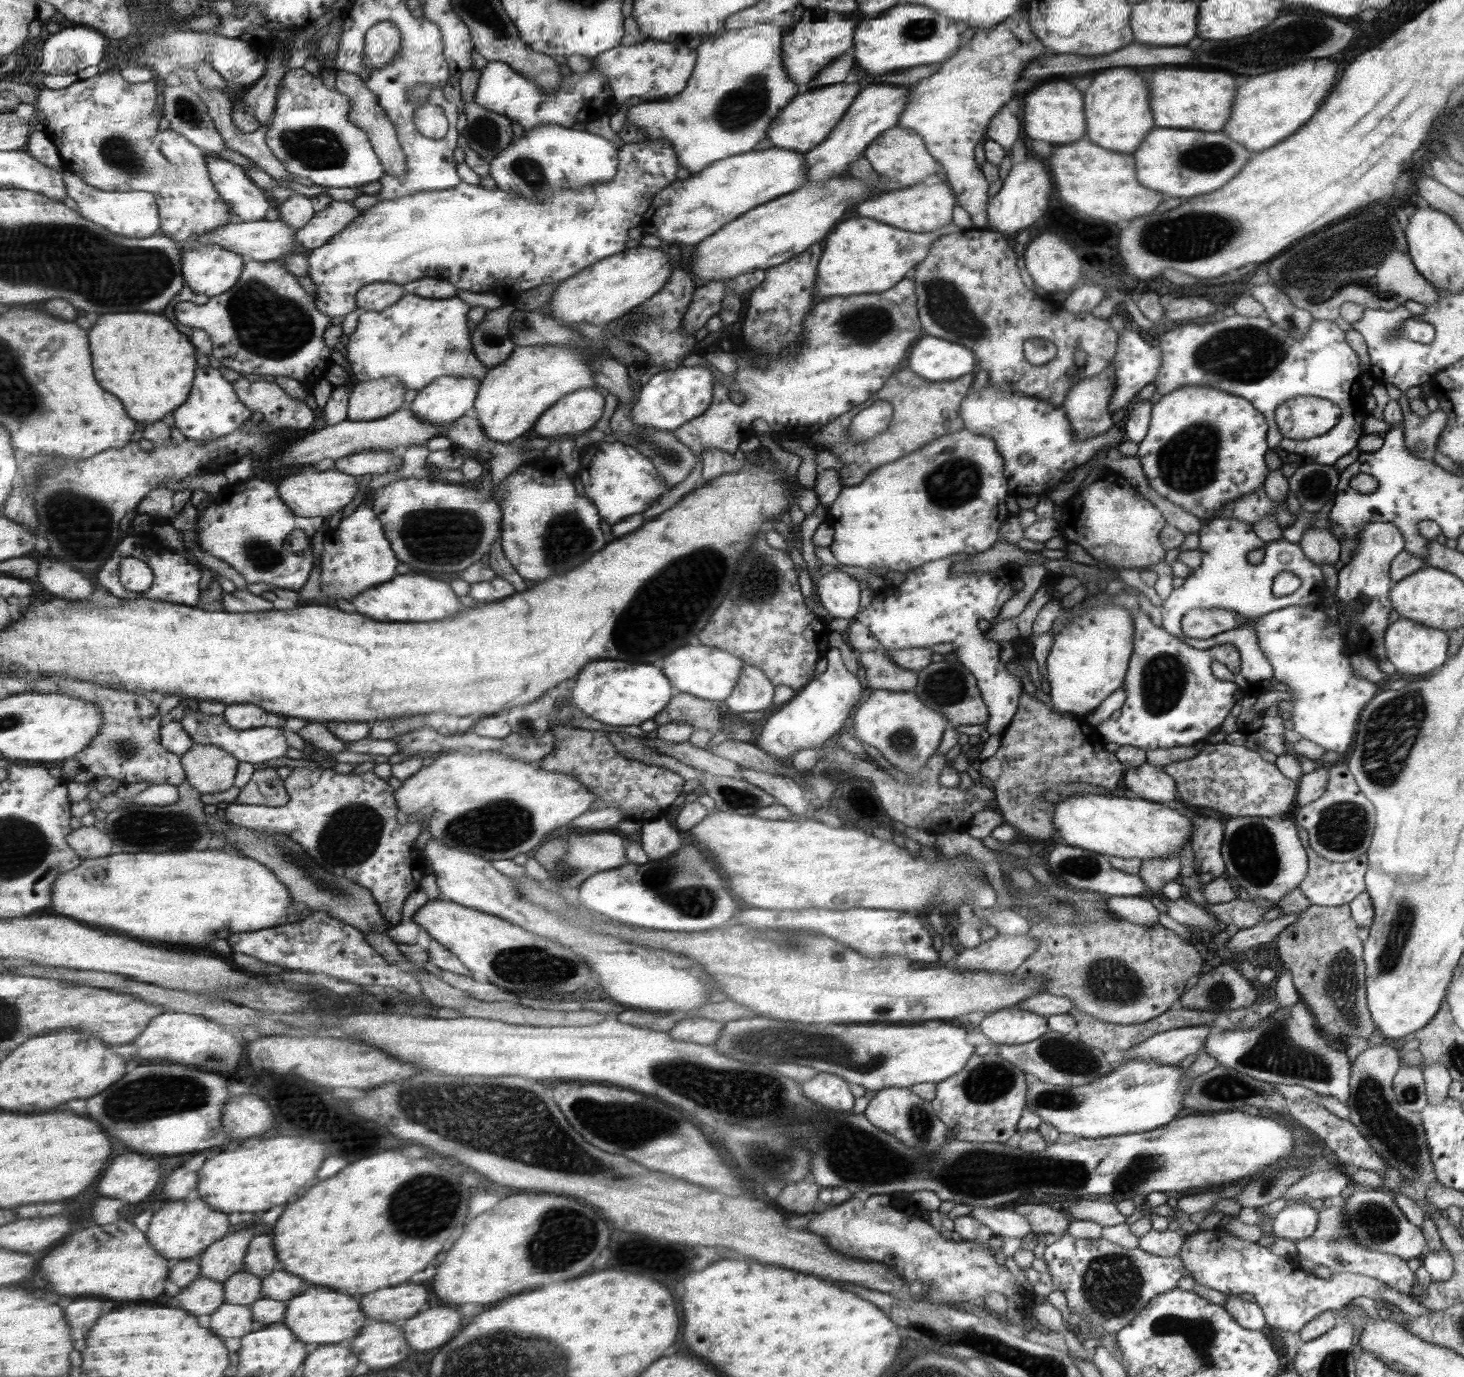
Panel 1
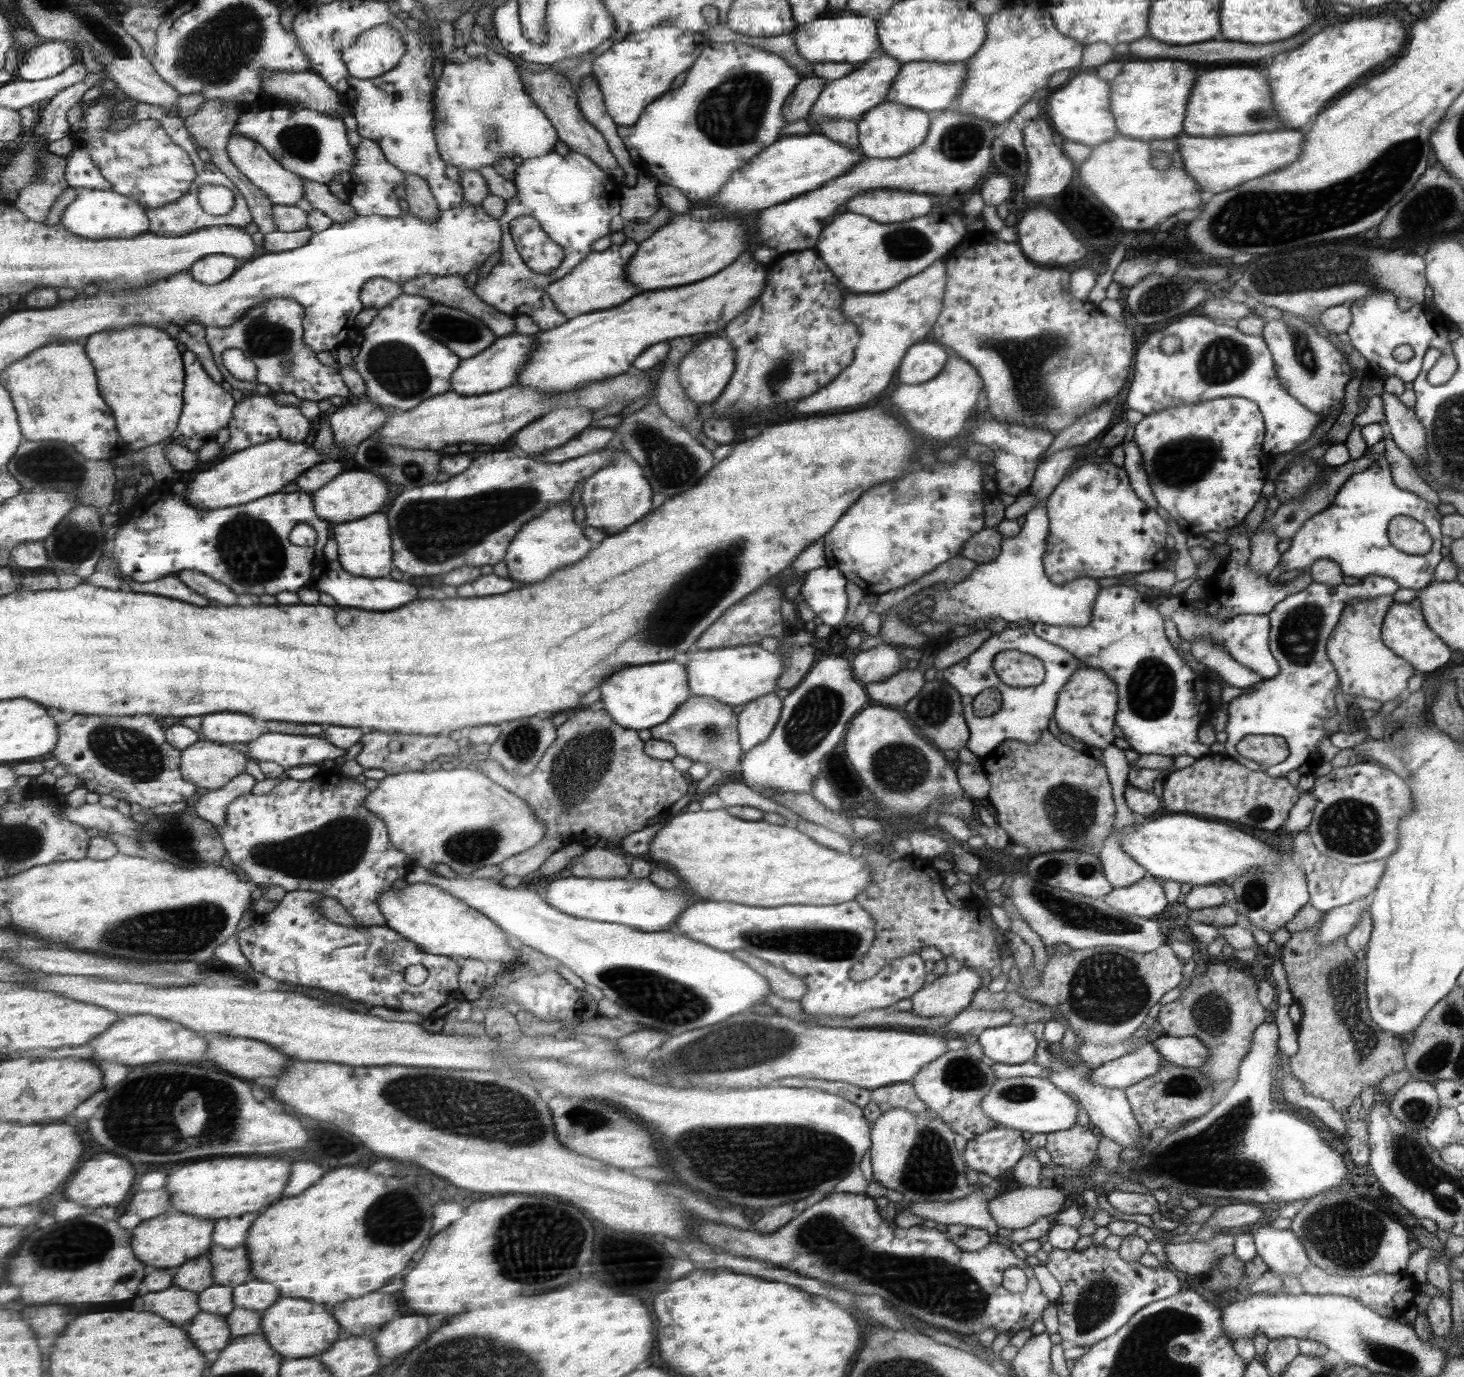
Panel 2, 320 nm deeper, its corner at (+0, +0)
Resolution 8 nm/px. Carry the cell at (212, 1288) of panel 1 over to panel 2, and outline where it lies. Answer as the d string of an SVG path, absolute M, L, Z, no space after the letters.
M173 1284L169 1290L147 1294L143 1298L145 1310L169 1318L169 1322L173 1322L175 1326L185 1326L191 1318L199 1314L199 1295L197 1292L179 1288Z

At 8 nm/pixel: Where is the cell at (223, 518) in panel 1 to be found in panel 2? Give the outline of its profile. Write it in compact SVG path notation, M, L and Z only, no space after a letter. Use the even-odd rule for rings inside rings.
M171 480L163 482L159 492L153 492L151 496L147 495L147 498L146 496L141 496L135 501L134 505L127 509L127 514L125 516L127 520L125 520L125 524L122 524L121 528L119 528L119 532L117 532L116 537L114 538L115 546L113 548L115 548L115 550L111 552L112 558L115 558L115 562L117 563L114 564L112 561L110 562L110 572L118 580L119 578L122 578L123 584L133 582L133 580L137 582L153 582L164 576L173 574L173 572L181 572L181 570L199 570L199 572L203 572L203 574L207 574L207 576L213 576L217 582L227 584L231 590L237 590L239 596L241 596L241 594L259 594L259 596L261 596L261 594L273 594L273 596L275 596L275 594L279 594L279 592L299 592L301 588L307 587L307 584L311 582L311 576L313 576L313 574L311 574L313 568L319 566L319 564L325 560L323 550L325 550L327 542L331 540L331 524L325 522L325 520L317 514L316 506L310 493L301 490L293 491L291 493L278 492L241 506L207 510L205 508L201 509L197 506L188 505L188 502L184 499L187 485L188 484L180 481L175 483L172 483ZM301 523L309 523L309 526L315 526L315 530L319 532L319 544L316 544L315 546L297 546L291 541L293 530Z

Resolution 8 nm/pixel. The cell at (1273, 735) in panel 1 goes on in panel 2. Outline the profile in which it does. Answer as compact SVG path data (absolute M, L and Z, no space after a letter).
M1371 574L1368 577L1359 579L1360 581L1352 585L1341 583L1337 586L1311 582L1305 589L1277 602L1271 612L1267 614L1268 622L1270 623L1268 649L1279 663L1280 670L1275 677L1262 679L1257 684L1251 685L1251 692L1244 692L1232 698L1224 705L1224 710L1227 712L1227 721L1224 730L1227 740L1223 743L1223 746L1225 747L1225 754L1229 758L1243 764L1248 770L1261 771L1259 765L1255 764L1255 762L1239 756L1235 750L1235 746L1247 735L1271 735L1284 739L1288 754L1285 761L1265 769L1263 771L1264 774L1272 776L1272 778L1286 778L1285 775L1289 774L1289 772L1296 770L1305 774L1306 772L1313 772L1321 764L1321 760L1319 760L1320 754L1317 752L1317 744L1319 744L1322 738L1325 738L1323 720L1334 718L1335 714L1337 714L1333 696L1335 696L1335 690L1337 690L1338 674L1335 674L1336 669L1326 653L1328 638L1335 626L1339 624L1341 612L1346 608L1349 601L1352 601L1354 598L1372 599L1377 597L1391 597L1398 589L1397 583L1385 576Z

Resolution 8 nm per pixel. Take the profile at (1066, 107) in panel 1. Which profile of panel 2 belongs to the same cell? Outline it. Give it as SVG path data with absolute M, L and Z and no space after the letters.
M1095 70L1077 74L1071 82L1052 88L1049 94L1051 100L1043 102L1042 105L1043 116L1049 117L1049 122L1052 122L1053 128L1061 136L1077 144L1097 146L1111 140L1117 133L1116 121L1111 109L1109 84L1100 79Z

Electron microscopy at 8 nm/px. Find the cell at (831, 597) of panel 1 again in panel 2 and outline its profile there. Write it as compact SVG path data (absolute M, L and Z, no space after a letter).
M825 564L804 574L798 595L823 624L835 626L848 610L845 581L837 567Z

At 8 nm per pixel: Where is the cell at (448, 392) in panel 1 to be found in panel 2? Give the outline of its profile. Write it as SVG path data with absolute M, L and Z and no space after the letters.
M520 333L498 337L489 348L477 356L462 359L452 378L451 392L465 396L479 396L487 394L487 392L497 392L497 390L503 390L509 386L516 386L523 369L530 363L536 342L538 342L538 338L535 335Z

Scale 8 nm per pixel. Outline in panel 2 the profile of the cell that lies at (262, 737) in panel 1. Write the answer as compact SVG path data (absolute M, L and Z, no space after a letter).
M265 732L261 738L249 743L249 756L257 762L273 762L284 766L286 769L301 765L318 766L323 760L335 760L345 754L337 746L323 740L323 738L309 738L301 735L279 734L279 732Z

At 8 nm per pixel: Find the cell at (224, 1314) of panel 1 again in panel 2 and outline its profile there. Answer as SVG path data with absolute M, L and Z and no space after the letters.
M201 1311L195 1316L189 1334L193 1334L193 1342L201 1346L201 1350L207 1352L221 1352L232 1343L234 1337L231 1334L226 1315L209 1314Z

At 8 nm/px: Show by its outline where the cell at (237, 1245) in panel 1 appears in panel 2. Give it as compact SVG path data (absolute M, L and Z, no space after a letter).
M201 1256L180 1266L179 1273L174 1276L174 1284L197 1293L211 1288L214 1278L210 1256Z

